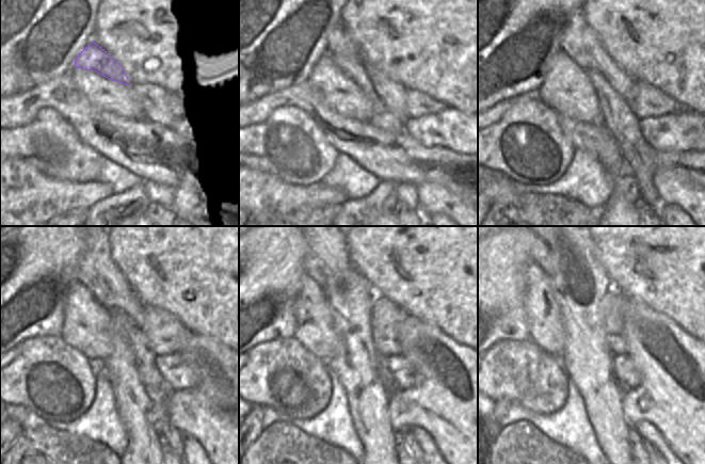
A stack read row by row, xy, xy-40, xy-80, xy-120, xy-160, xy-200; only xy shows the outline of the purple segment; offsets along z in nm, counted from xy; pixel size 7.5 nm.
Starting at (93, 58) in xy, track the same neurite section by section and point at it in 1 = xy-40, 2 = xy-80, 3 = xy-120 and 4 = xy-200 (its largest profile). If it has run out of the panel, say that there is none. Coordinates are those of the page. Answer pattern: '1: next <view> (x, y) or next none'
1: next xy-40 (352, 67)
2: next xy-80 (617, 115)
3: next xy-120 (158, 390)
4: next xy-200 (645, 443)

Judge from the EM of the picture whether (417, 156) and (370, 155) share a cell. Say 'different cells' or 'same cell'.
same cell

